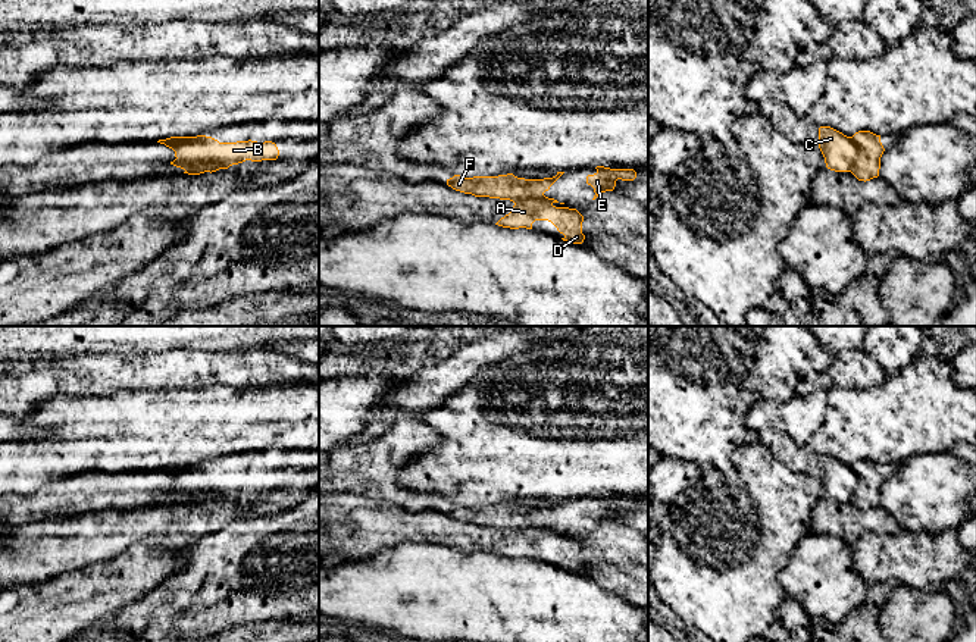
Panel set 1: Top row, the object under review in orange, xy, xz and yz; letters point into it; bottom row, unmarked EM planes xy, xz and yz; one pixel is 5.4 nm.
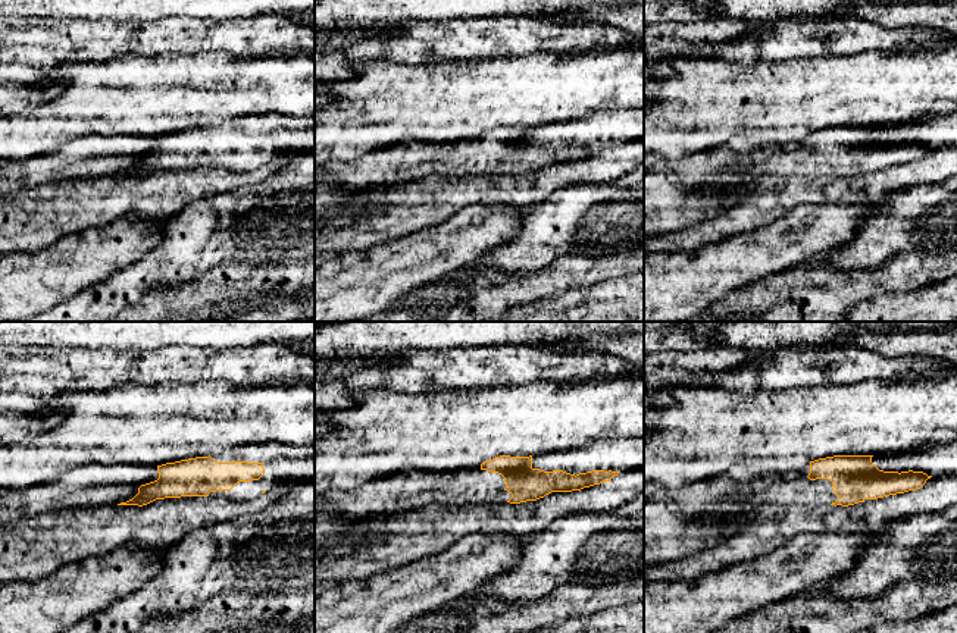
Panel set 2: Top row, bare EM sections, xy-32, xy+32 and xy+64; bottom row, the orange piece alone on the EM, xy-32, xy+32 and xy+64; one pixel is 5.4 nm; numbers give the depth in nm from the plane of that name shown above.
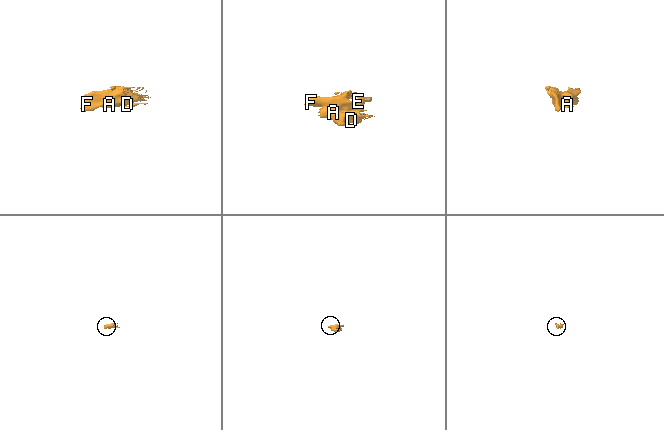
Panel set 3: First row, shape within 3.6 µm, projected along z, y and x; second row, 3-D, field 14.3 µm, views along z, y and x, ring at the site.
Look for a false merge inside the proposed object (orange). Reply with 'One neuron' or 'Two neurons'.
Two neurons

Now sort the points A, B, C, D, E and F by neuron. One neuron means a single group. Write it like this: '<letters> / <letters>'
A D / B C E F

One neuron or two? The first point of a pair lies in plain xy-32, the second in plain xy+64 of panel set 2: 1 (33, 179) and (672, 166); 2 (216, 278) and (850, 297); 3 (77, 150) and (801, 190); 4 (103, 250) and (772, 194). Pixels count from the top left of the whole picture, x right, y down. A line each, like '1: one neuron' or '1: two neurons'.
1: one neuron
2: one neuron
3: two neurons
4: two neurons

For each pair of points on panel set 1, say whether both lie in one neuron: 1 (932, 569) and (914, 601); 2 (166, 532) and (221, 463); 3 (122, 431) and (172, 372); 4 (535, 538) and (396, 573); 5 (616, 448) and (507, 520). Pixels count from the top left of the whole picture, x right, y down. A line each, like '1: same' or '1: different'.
1: different
2: same
3: different
4: different
5: different

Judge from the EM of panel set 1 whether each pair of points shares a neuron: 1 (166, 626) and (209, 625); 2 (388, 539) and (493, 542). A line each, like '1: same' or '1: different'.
1: same
2: same

